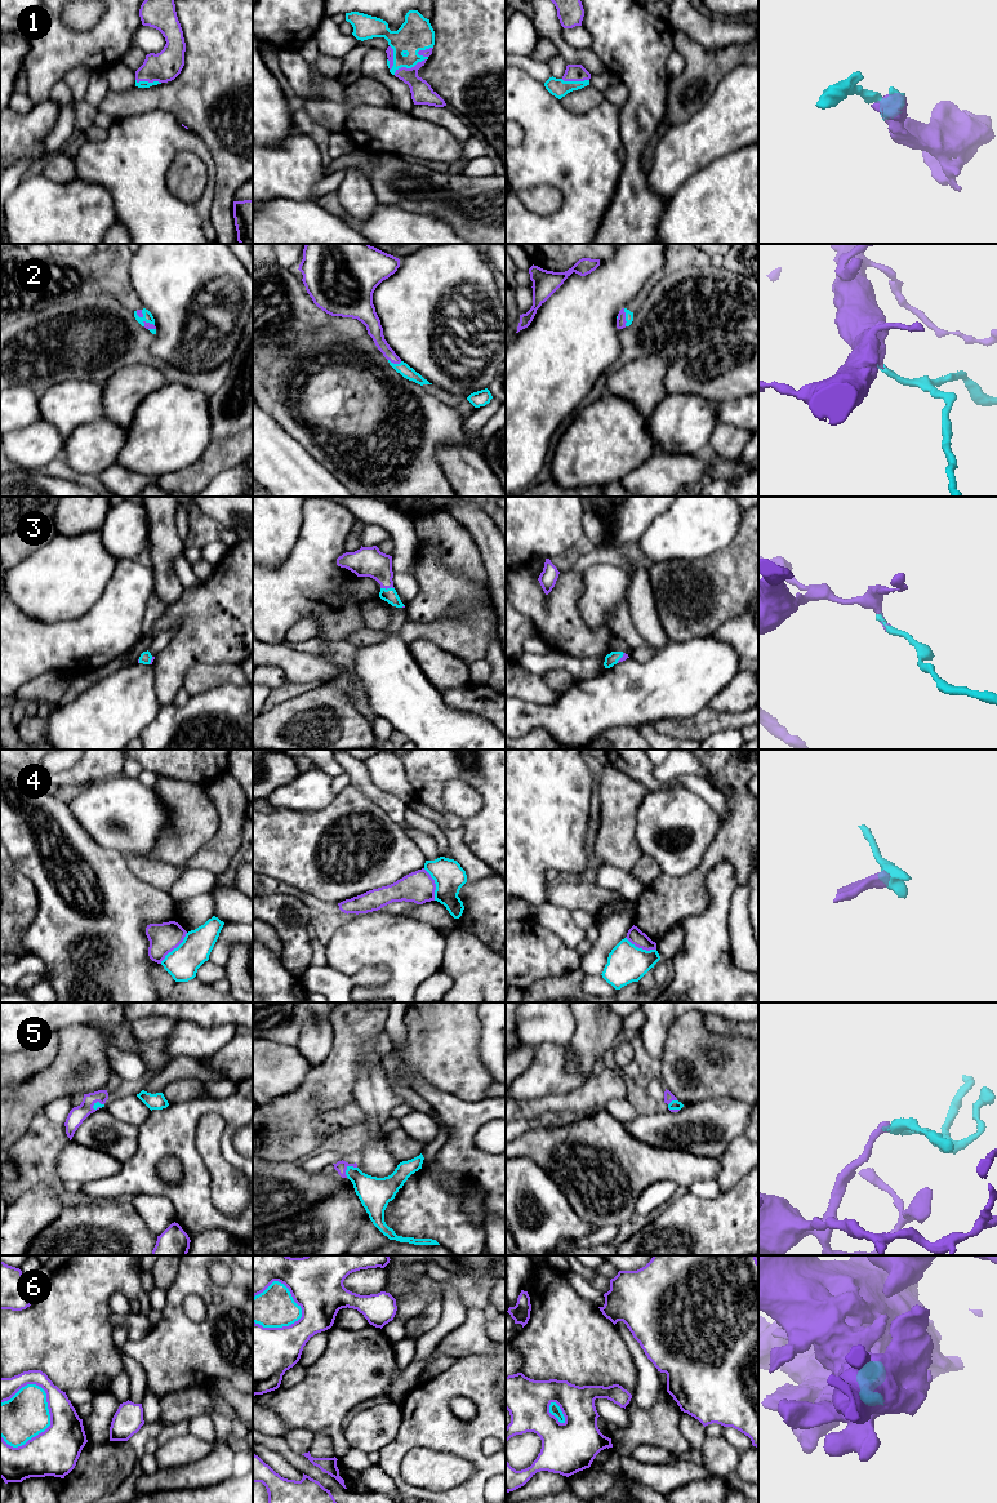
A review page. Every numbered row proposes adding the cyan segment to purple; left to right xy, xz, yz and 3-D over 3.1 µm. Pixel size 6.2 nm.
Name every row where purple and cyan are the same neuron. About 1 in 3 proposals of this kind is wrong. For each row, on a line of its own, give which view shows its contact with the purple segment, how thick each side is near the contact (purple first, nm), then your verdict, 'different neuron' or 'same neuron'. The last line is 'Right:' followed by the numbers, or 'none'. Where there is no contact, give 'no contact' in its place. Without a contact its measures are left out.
1: xz | 140/220 nm | same neuron
2: yz | 60/50 nm | same neuron
3: xz | 190/90 nm | same neuron
4: xy | 180/200 nm | different neuron
5: xz | 80/200 nm | same neuron
6: xy | 300/280 nm | different neuron
Right: 1, 2, 3, 5

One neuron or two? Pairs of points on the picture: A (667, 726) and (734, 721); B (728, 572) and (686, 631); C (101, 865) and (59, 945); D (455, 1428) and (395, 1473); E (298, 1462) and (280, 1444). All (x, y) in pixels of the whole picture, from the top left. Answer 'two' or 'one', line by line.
A: one
B: one
C: one
D: one
E: one

